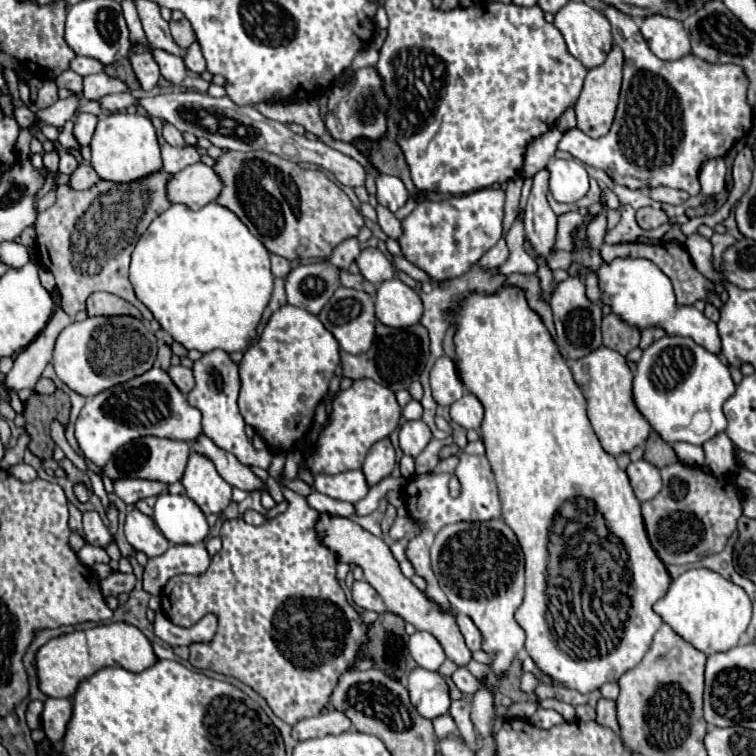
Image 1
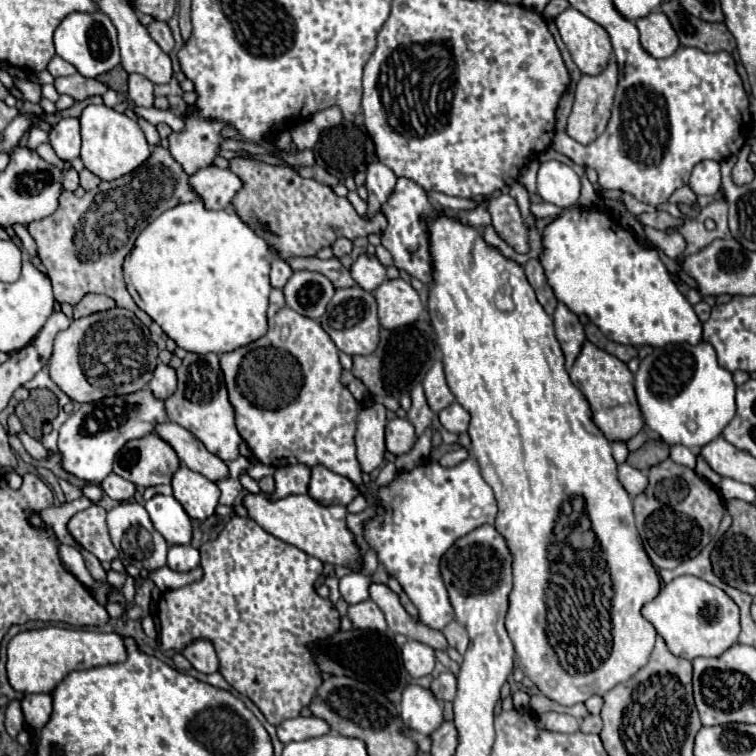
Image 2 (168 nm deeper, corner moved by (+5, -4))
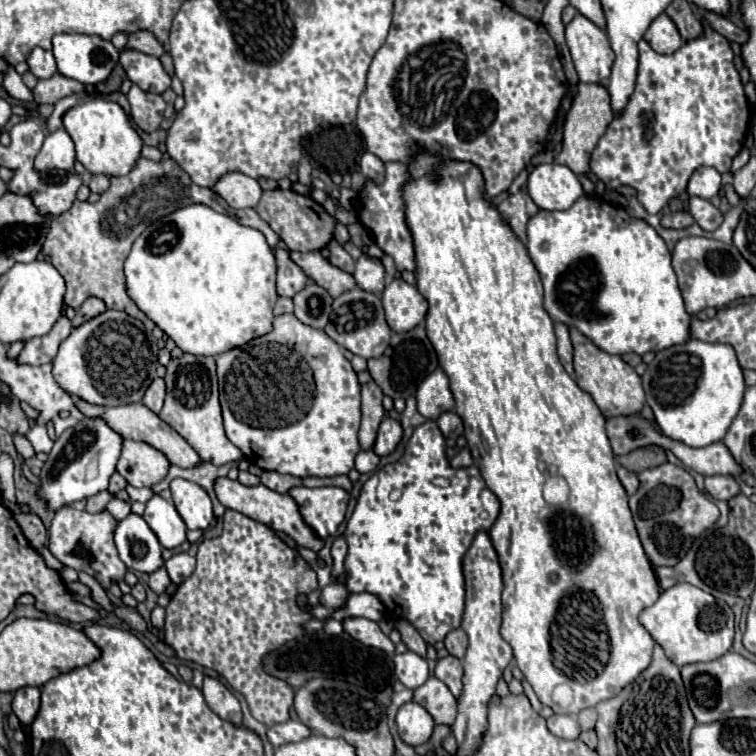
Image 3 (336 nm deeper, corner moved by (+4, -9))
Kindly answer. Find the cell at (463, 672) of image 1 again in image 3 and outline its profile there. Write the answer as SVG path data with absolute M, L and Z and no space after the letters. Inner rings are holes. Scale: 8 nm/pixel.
M430 676L426 684L414 690L414 700L432 714L436 724L452 726L456 718L456 698L442 680Z

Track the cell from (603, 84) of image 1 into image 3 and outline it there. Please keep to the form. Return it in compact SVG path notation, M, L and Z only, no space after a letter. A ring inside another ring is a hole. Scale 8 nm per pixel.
M578 84L578 96L574 96L572 108L566 114L566 122L564 122L564 146L562 152L556 156L558 164L568 166L574 174L588 174L592 182L596 182L594 174L590 174L588 168L588 160L592 150L596 148L596 142L602 138L602 134L606 132L608 124L614 118L614 110L610 104L610 92L606 90L606 86L602 84Z

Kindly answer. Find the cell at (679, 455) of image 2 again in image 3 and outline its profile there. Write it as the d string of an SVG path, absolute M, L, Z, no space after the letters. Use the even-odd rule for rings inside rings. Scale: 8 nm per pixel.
M728 475L706 476L704 478L704 488L714 500L730 500L740 494L740 484Z

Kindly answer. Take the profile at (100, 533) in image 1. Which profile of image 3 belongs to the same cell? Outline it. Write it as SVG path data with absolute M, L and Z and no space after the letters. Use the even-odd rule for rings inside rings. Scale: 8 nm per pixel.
M64 506L56 512L52 526L50 526L50 540L48 540L48 548L50 552L64 564L70 566L74 570L84 570L88 574L92 574L104 590L108 590L108 586L112 584L112 580L120 582L126 574L126 566L124 562L118 558L116 554L116 546L112 542L112 530L116 526L116 520L112 518L110 512L102 510L96 514L90 514L86 510L74 510L70 506ZM78 552L84 552L82 556Z

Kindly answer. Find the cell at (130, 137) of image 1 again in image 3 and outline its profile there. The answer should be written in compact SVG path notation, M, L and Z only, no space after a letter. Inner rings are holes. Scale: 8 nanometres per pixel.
M88 98L66 112L64 128L76 144L76 160L84 164L90 174L104 176L126 176L142 156L142 138L128 120L126 112L116 104L104 98Z

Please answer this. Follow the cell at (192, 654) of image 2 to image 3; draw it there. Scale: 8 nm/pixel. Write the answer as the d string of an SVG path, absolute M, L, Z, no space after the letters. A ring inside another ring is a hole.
M204 676L204 686L202 686L204 698L208 702L208 706L224 720L232 722L232 724L242 724L242 710L238 700L232 696L232 692L218 680L212 676Z

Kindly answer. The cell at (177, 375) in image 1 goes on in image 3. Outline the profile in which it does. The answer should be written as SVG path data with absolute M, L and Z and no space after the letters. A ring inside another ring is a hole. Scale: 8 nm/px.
M154 378L154 382L150 384L150 388L146 390L142 402L144 402L154 414L160 414L162 404L164 404L164 398L166 398L166 382L164 382L164 378Z

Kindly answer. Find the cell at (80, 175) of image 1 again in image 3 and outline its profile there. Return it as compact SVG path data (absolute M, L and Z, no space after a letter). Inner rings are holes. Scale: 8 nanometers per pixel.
M90 176L90 180L88 180L88 188L96 194L102 194L104 190L108 190L108 186L110 186L108 176Z

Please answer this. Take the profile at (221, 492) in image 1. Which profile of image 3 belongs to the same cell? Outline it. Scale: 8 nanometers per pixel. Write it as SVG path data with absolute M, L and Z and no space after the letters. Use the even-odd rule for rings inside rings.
M184 478L172 480L170 490L172 490L176 510L186 522L186 526L190 530L208 528L208 524L214 518L214 512L212 512L212 500L206 494L206 490L200 484Z

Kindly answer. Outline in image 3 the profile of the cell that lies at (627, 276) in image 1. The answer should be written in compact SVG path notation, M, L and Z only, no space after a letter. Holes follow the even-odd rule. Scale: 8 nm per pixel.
M588 194L580 196L572 208L562 210L562 212L548 212L548 210L540 210L534 218L530 218L528 222L528 254L540 274L542 286L544 286L544 308L548 310L548 314L552 316L552 320L556 322L564 322L570 328L578 328L584 336L588 336L598 348L602 348L608 354L628 354L628 352L636 352L636 354L646 354L646 352L660 352L668 346L676 346L676 344L684 344L690 340L690 322L692 316L688 314L686 306L684 306L684 298L680 294L678 282L676 282L676 274L672 270L672 262L670 262L670 250L666 248L664 240L654 232L654 228L650 228L646 222L632 218L624 208L616 208L608 202L598 202L598 198L592 198Z

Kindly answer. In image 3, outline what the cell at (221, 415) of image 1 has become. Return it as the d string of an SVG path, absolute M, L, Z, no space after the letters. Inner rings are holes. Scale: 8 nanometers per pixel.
M184 354L178 360L170 360L166 366L168 372L166 380L166 402L160 412L160 418L170 424L188 444L200 454L202 460L212 462L216 466L240 462L244 454L238 446L234 446L228 436L224 434L222 426L222 410L218 402L218 378L216 378L216 364L210 356L194 356Z

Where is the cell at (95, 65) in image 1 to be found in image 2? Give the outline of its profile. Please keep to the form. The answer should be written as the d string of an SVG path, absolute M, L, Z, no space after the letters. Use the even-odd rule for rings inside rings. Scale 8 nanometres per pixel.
M57 55L49 61L47 71L49 71L53 77L63 77L63 75L73 75L73 73L77 73L77 69L75 69L71 63L63 61L63 59L57 57Z

